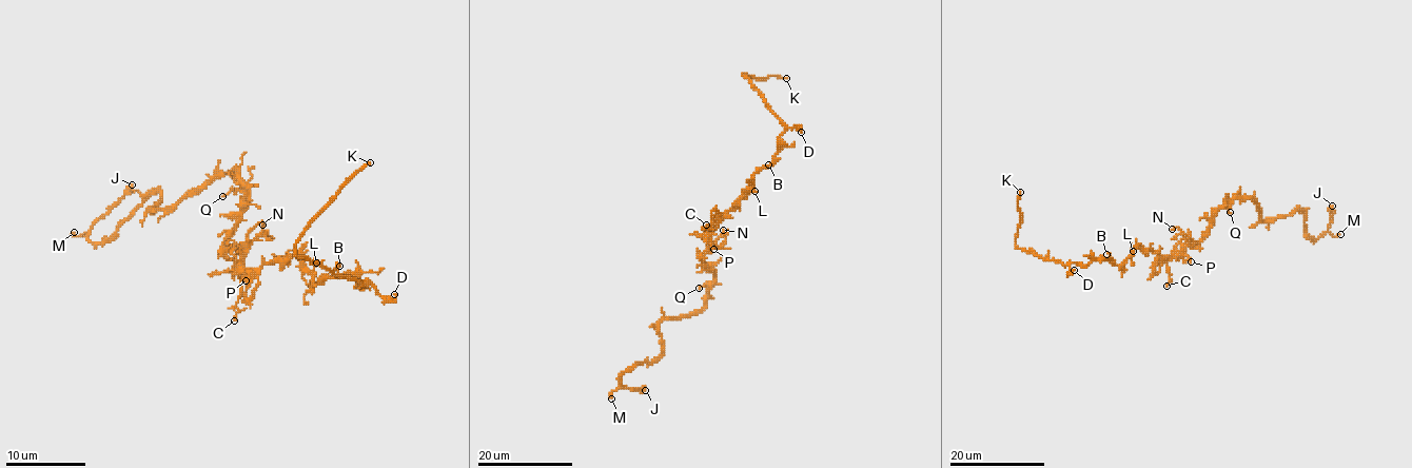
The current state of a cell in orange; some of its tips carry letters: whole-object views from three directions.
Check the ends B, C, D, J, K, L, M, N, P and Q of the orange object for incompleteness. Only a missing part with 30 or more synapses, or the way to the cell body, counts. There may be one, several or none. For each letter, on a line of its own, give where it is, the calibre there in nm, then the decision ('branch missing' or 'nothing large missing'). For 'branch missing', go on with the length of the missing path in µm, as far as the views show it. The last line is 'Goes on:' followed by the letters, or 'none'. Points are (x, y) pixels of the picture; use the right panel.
B: place (1106, 254); calibre 130 nm; nothing large missing
C: place (1167, 286); calibre 110 nm; nothing large missing
D: place (1074, 270); calibre 150 nm; nothing large missing
J: place (1332, 206); calibre 360 nm; nothing large missing
K: place (1020, 192); calibre 200 nm; branch missing; missing 6 µm
L: place (1133, 251); calibre 90 nm; nothing large missing
M: place (1340, 234); calibre 200 nm; nothing large missing
N: place (1172, 229); calibre 130 nm; nothing large missing
P: place (1191, 261); calibre 140 nm; nothing large missing
Q: place (1230, 212); calibre 120 nm; nothing large missing
Goes on: K

